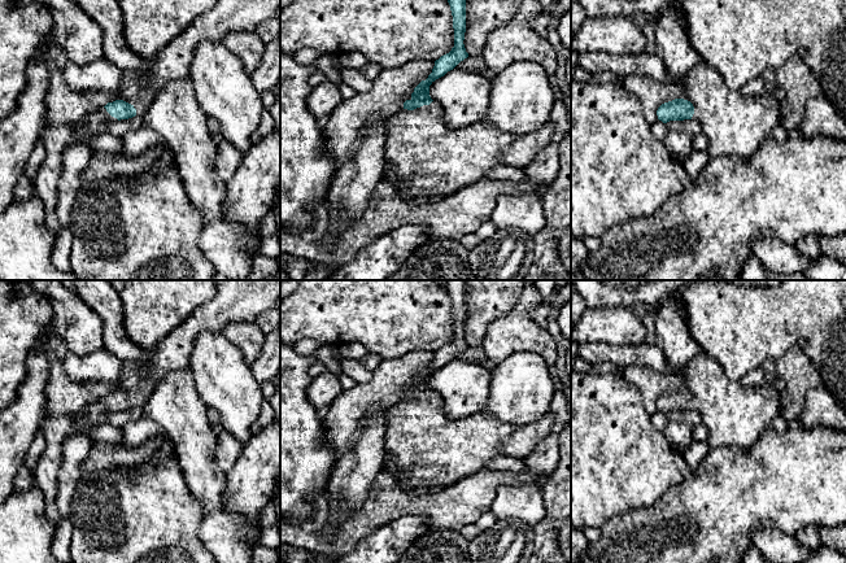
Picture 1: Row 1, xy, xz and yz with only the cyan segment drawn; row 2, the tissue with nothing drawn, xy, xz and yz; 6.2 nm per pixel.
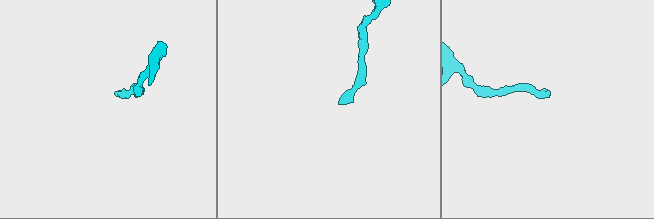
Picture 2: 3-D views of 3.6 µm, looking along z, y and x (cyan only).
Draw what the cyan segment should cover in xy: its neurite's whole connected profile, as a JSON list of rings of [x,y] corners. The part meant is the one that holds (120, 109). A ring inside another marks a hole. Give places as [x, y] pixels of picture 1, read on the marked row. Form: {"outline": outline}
{"outline": [[[215,0],[215,4],[197,17],[178,38],[170,42],[149,65],[149,79],[144,79],[140,71],[122,71],[118,87],[118,99],[108,102],[99,110],[92,110],[79,122],[71,126],[74,143],[90,145],[92,136],[105,132],[110,122],[144,115],[154,96],[171,80],[189,78],[189,66],[196,47],[201,42],[222,42],[228,32],[253,32],[258,26],[276,17],[280,0]]]}

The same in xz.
{"outline": [[[448,0],[448,3],[453,16],[454,47],[435,61],[432,73],[414,88],[411,99],[404,102],[404,108],[385,119],[384,163],[394,176],[384,180],[394,187],[405,183],[409,192],[400,193],[405,200],[407,197],[436,200],[453,196],[463,188],[485,180],[488,173],[502,163],[503,150],[518,139],[516,135],[502,132],[485,119],[462,127],[448,125],[444,121],[442,108],[431,99],[429,86],[468,57],[463,44],[466,0]]]}

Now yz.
{"outline": [[[698,61],[686,74],[681,84],[685,96],[662,104],[657,115],[663,123],[670,121],[694,119],[702,126],[702,134],[708,140],[710,158],[720,156],[751,157],[760,147],[763,139],[771,135],[775,126],[780,125],[782,105],[773,96],[743,95],[727,87],[719,71]]]}

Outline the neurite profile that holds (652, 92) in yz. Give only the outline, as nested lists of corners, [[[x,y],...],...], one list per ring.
[[[646,75],[618,78],[619,83],[638,96],[646,119],[653,125],[658,121],[658,108],[675,99],[685,96],[683,87],[672,87]]]

